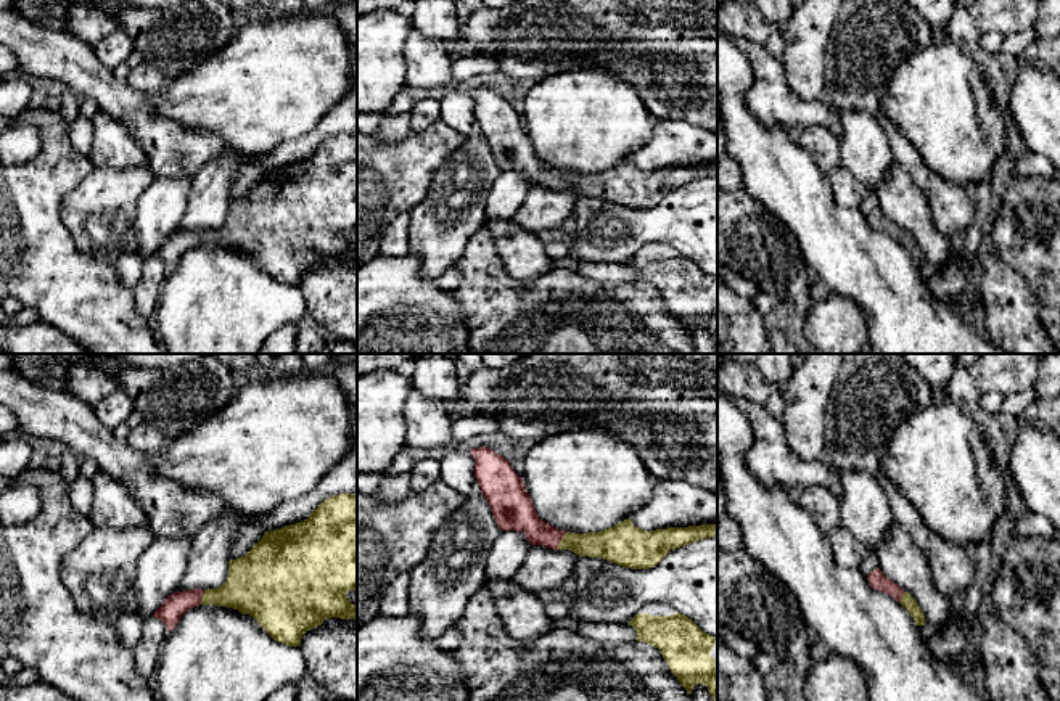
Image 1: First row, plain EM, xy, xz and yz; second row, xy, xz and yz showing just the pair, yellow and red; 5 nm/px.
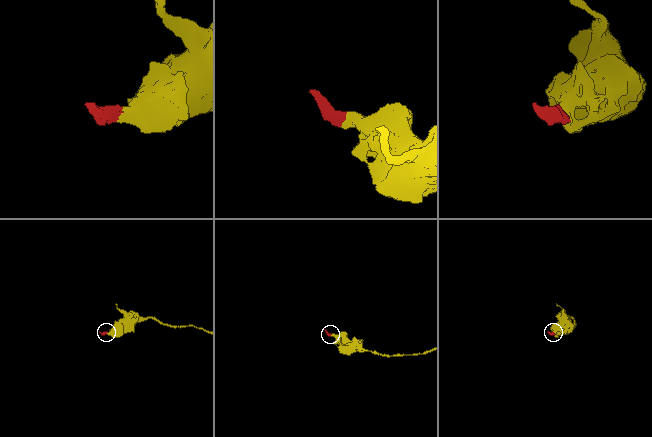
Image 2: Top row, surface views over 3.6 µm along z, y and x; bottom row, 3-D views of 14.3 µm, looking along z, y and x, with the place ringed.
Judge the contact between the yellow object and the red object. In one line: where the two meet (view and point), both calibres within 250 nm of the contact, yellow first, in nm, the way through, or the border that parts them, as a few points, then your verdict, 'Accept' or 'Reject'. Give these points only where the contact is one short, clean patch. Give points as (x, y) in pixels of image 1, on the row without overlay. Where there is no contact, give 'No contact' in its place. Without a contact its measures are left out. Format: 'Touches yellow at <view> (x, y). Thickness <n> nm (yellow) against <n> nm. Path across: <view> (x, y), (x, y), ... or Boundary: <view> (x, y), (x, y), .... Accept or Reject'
Touches yellow at xz (560, 180). Thickness 160 nm (yellow) against 170 nm. Path across: xz (610, 184), (560, 180), (538, 172), (518, 153). Accept

